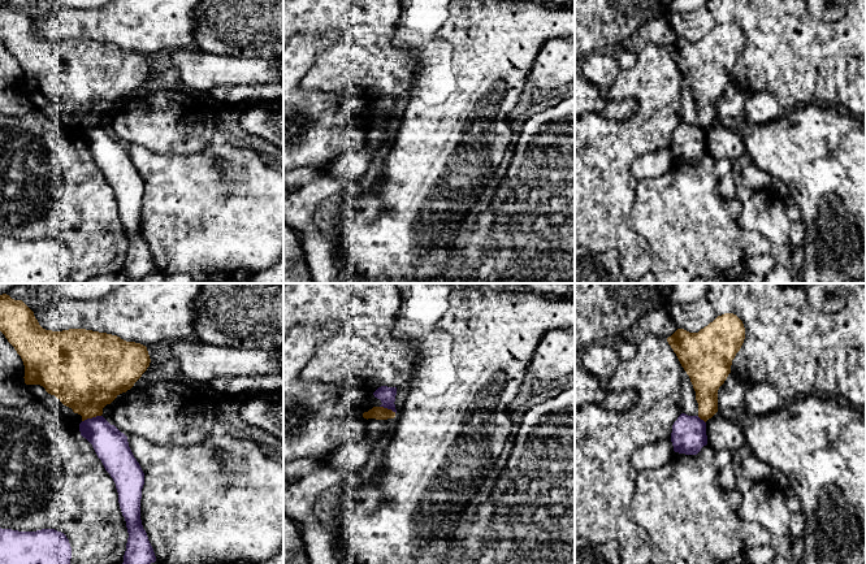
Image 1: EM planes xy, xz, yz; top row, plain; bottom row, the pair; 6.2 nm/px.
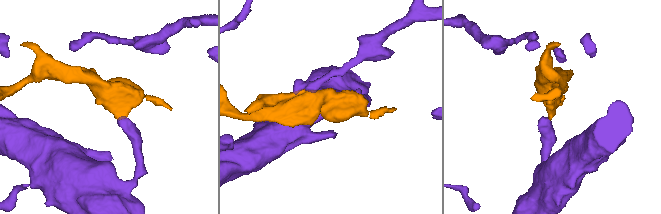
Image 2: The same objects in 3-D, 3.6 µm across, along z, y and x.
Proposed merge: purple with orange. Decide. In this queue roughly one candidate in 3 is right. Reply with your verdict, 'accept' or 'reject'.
reject

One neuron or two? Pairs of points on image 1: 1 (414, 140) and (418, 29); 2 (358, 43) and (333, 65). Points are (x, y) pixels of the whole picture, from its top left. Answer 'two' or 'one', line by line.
1: one
2: one

